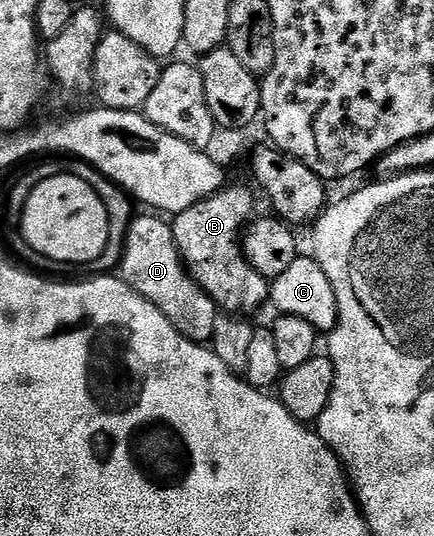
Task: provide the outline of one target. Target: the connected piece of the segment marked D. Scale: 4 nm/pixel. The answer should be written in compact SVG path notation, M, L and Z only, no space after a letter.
M158 215L150 216L154 217L135 216L130 223L120 262L121 280L145 301L155 305L180 335L189 341L213 342L216 319L220 316L218 304L190 277L182 256L178 254L171 222Z

